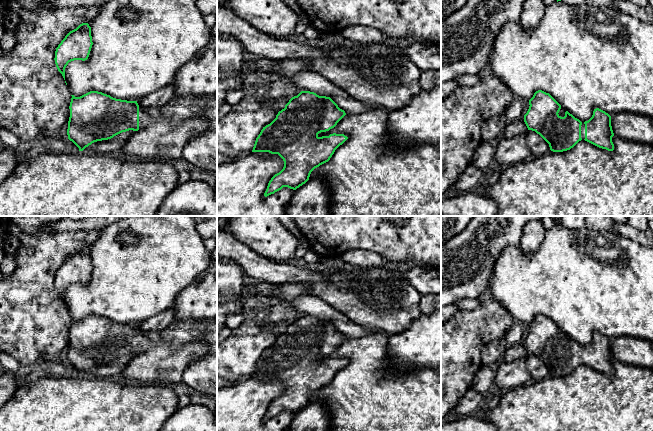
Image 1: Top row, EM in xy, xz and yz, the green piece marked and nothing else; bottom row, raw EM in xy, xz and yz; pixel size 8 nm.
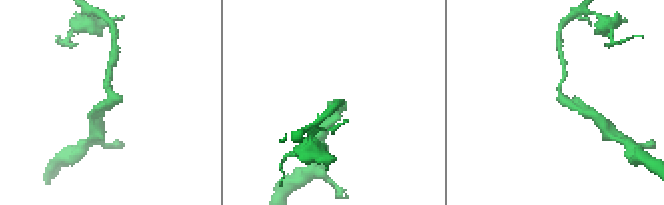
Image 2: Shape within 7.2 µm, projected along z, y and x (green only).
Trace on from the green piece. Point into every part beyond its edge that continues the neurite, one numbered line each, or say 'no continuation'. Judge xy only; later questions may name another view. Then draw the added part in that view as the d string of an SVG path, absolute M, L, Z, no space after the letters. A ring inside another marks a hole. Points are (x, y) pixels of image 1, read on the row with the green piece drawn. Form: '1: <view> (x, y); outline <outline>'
1: xy (180, 108); outline M217 95L174 96L162 107L142 108L139 106L139 130L163 120L180 124L196 117L207 120L208 130L217 130Z

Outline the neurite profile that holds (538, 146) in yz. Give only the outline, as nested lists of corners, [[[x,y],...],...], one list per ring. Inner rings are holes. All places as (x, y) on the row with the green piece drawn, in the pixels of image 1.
[[[527,131],[527,144],[531,149],[532,157],[539,157],[549,151],[549,144],[535,131]]]

